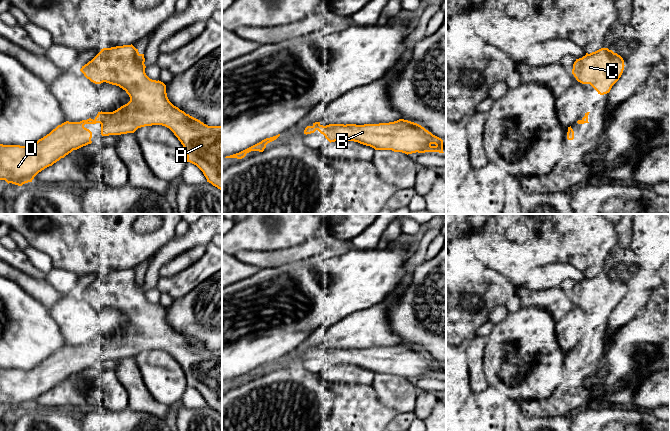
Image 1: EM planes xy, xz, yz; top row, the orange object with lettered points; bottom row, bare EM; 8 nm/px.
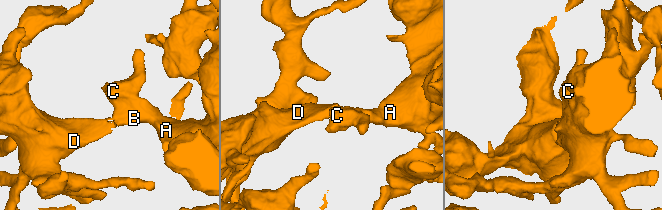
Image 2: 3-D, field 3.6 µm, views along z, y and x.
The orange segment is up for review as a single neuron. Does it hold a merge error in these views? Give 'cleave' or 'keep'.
keep

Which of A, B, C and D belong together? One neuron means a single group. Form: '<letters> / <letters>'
A B C D

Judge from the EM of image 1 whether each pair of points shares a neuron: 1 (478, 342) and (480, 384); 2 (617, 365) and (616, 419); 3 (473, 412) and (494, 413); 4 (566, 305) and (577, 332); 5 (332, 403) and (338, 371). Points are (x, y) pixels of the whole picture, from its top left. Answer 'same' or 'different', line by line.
1: same
2: different
3: same
4: different
5: different

